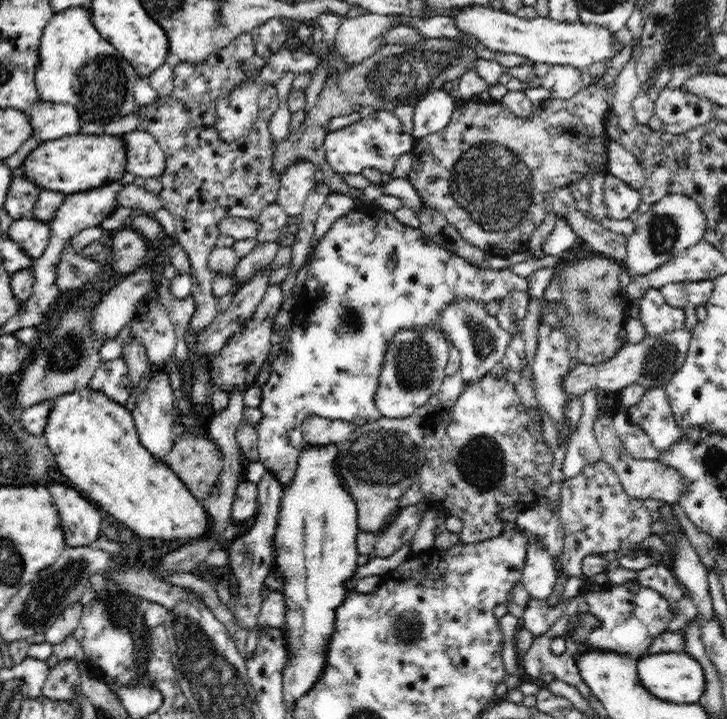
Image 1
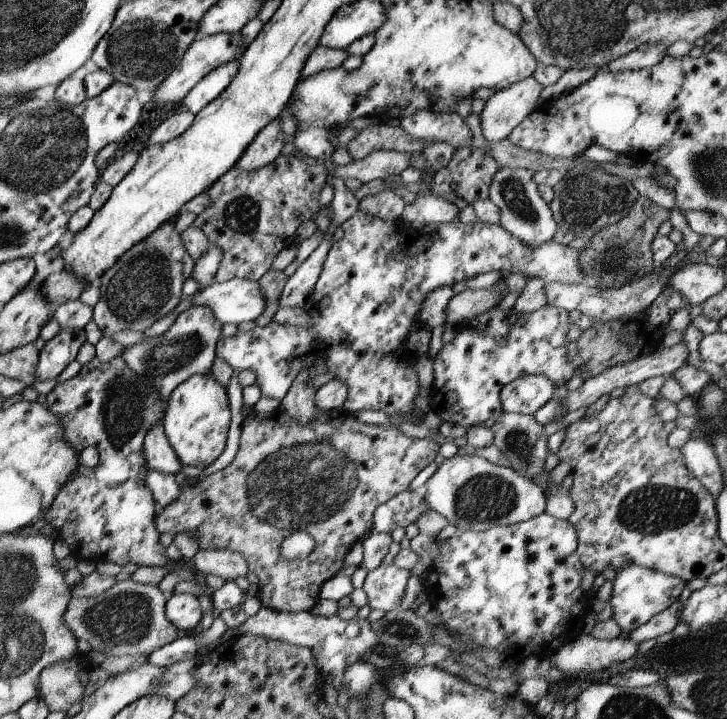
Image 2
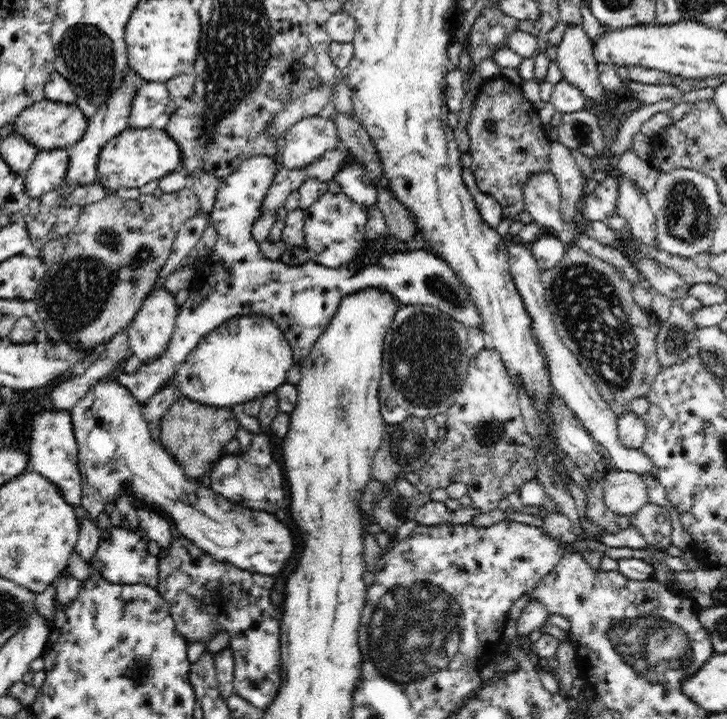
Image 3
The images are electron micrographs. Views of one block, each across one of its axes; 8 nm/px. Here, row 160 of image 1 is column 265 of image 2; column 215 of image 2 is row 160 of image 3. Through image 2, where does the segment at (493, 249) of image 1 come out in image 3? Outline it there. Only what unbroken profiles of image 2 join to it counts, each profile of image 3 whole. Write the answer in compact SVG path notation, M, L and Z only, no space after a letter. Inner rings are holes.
M506 78L490 79L485 81L476 96L470 121L466 126L469 136L469 147L467 152L472 157L469 166L470 172L474 175L476 189L478 192L492 197L500 205L501 216L506 220L518 221L520 214L526 211L524 203L524 188L532 176L538 172L549 172L548 143L549 136L543 126L534 104L524 98L518 84L508 81ZM486 122L494 122L493 132L486 129Z

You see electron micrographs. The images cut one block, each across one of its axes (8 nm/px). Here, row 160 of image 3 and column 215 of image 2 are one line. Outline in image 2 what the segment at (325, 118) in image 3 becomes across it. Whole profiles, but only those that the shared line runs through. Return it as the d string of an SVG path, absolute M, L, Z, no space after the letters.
M232 278L222 283L213 282L205 288L201 288L198 294L193 295L191 305L205 305L211 309L216 319L221 324L239 324L239 322L253 322L262 312L265 306L258 281Z

